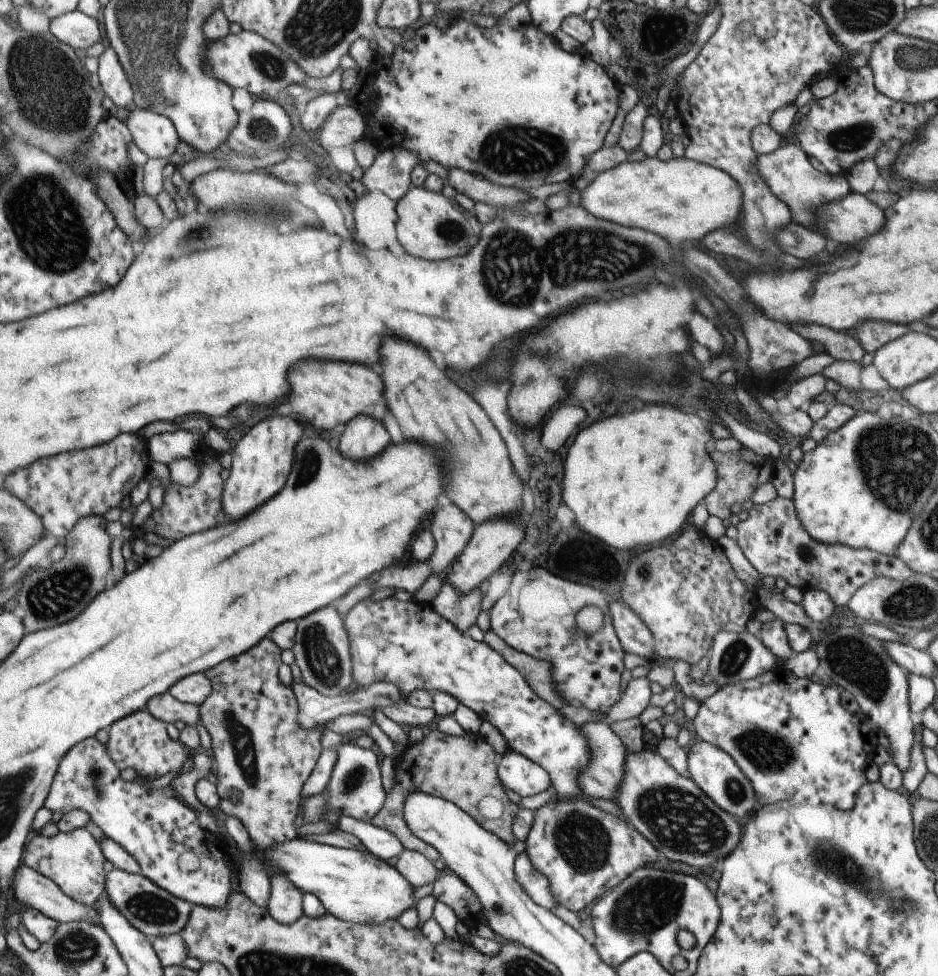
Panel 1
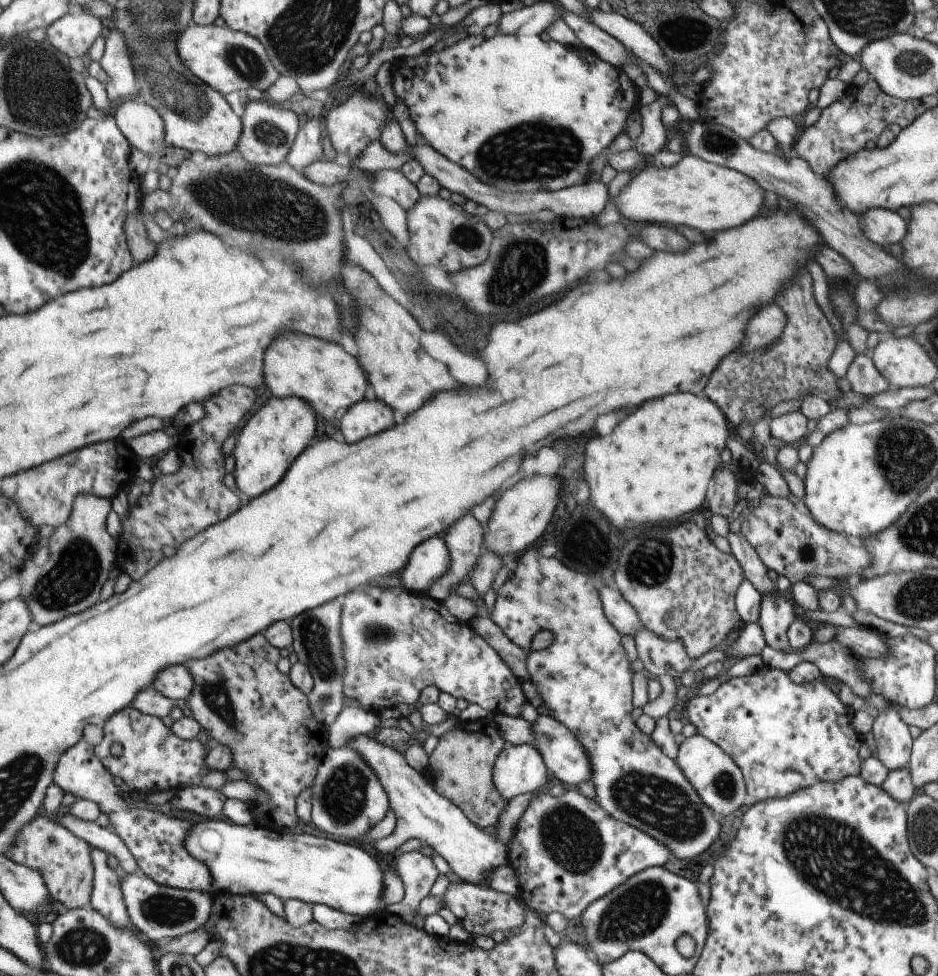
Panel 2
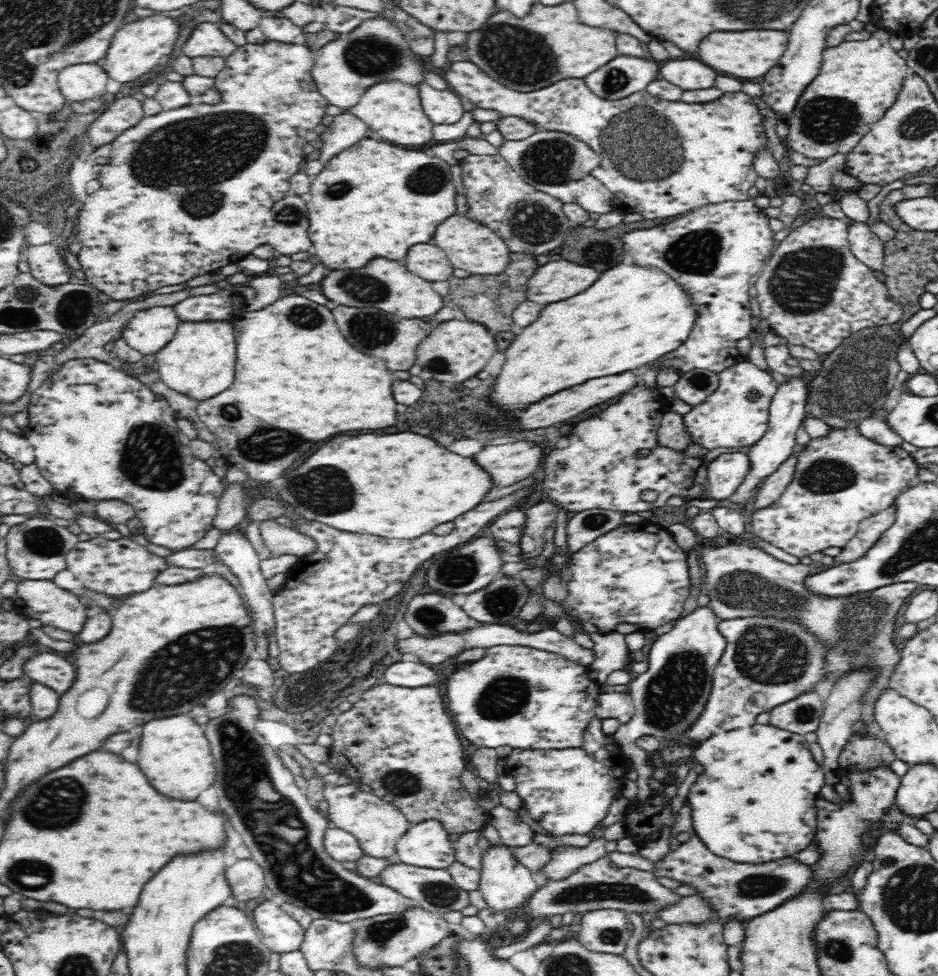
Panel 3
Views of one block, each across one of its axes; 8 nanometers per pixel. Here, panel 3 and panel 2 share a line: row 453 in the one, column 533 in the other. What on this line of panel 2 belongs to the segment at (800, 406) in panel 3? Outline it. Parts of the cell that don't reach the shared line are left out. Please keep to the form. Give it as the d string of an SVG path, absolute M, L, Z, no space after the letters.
M529 743L505 744L492 769L493 785L507 800L519 794L544 791L548 778L541 756Z

